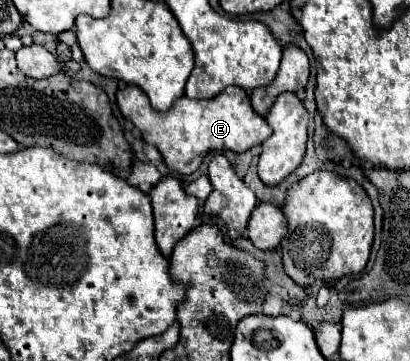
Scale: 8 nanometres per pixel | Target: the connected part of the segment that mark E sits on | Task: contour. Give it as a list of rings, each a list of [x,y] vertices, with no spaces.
[[[127,84],[127,86],[121,86],[117,90],[117,104],[121,108],[121,114],[131,120],[139,130],[141,130],[141,136],[147,144],[153,144],[167,168],[171,168],[171,171],[177,172],[182,175],[189,175],[195,172],[202,163],[203,157],[211,152],[211,150],[233,150],[233,152],[245,152],[257,144],[261,144],[263,140],[267,140],[271,136],[271,128],[267,124],[267,120],[263,116],[259,116],[253,108],[251,108],[251,100],[249,100],[249,94],[239,88],[239,86],[227,86],[221,94],[217,94],[215,98],[211,100],[193,100],[193,98],[187,98],[187,96],[181,96],[177,98],[177,102],[167,110],[167,112],[157,112],[151,108],[149,104],[149,98],[145,96],[145,92],[139,88],[139,86],[133,86],[133,84]]]

